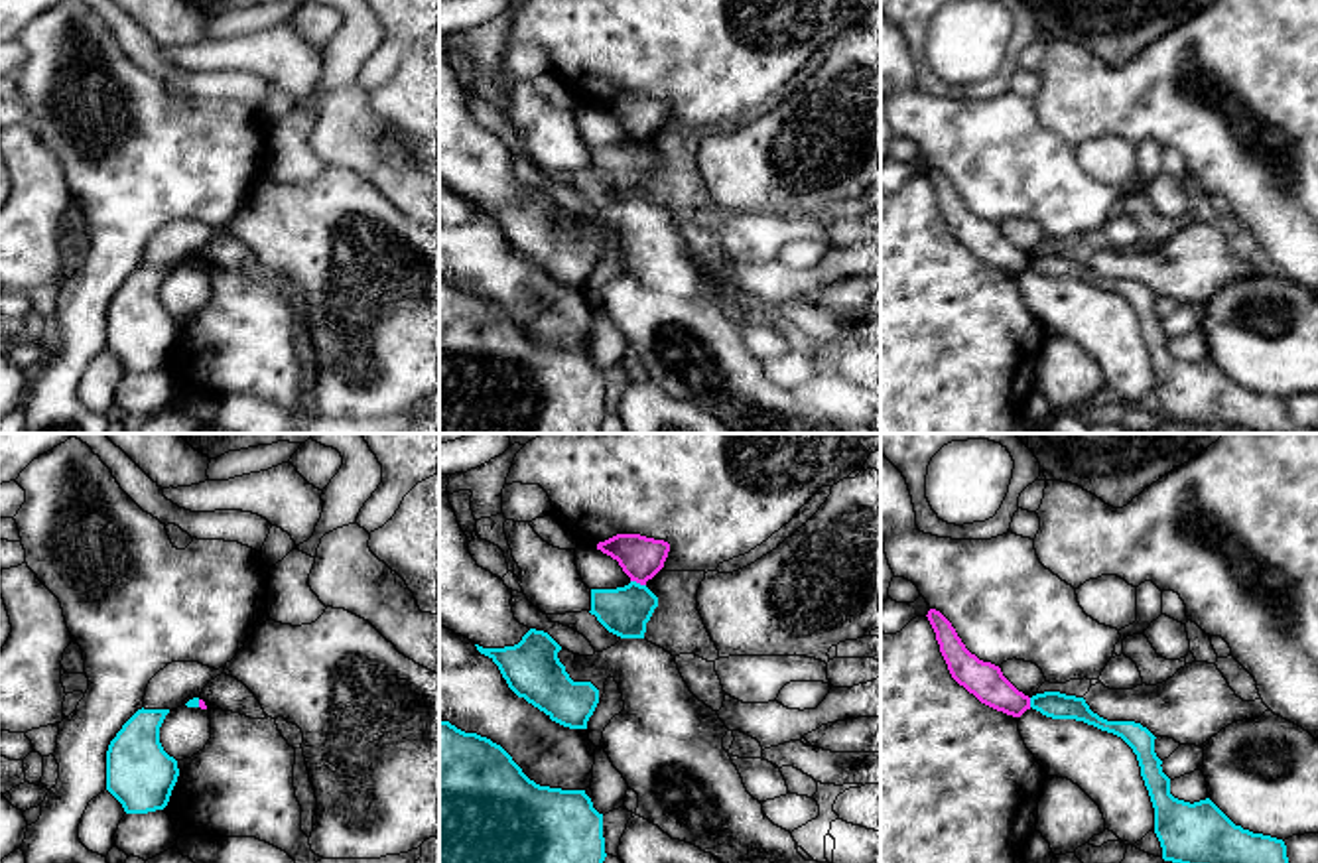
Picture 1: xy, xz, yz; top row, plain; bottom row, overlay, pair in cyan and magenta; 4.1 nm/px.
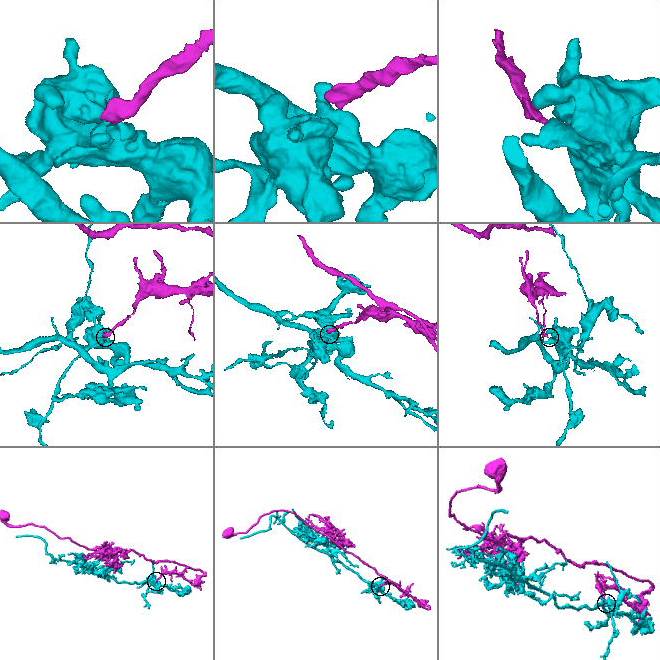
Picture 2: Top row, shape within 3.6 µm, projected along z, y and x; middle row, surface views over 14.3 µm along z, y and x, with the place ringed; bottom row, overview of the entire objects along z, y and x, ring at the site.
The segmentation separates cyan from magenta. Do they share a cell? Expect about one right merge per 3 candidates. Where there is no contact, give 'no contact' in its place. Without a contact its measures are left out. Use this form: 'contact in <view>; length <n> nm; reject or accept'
contact in xz; length 70 nm; reject

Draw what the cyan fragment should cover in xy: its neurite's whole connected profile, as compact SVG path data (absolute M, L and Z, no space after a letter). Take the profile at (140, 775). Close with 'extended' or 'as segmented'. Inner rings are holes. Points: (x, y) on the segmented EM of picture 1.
M138 709L106 751L106 790L126 814L164 810L177 782L177 761L160 743L169 709Z | as segmented

